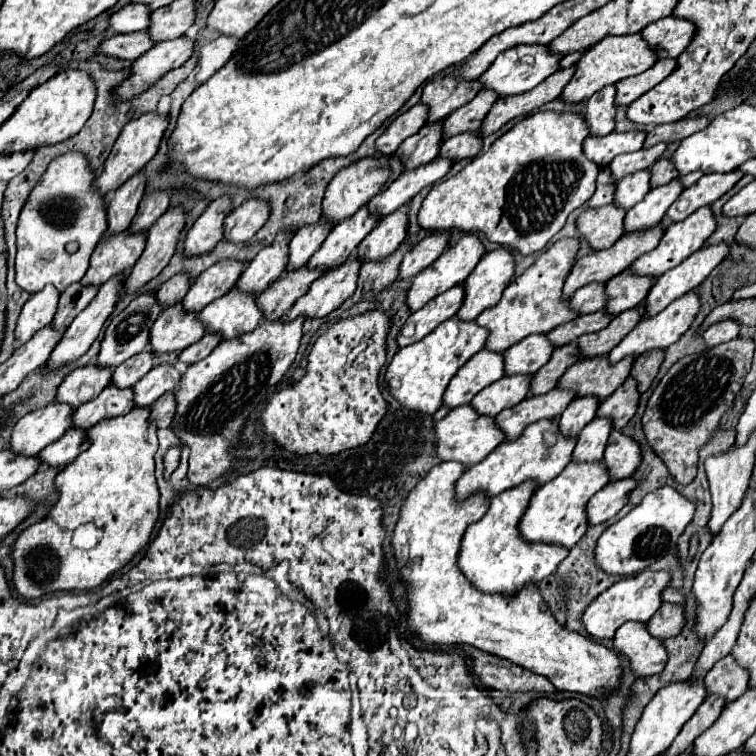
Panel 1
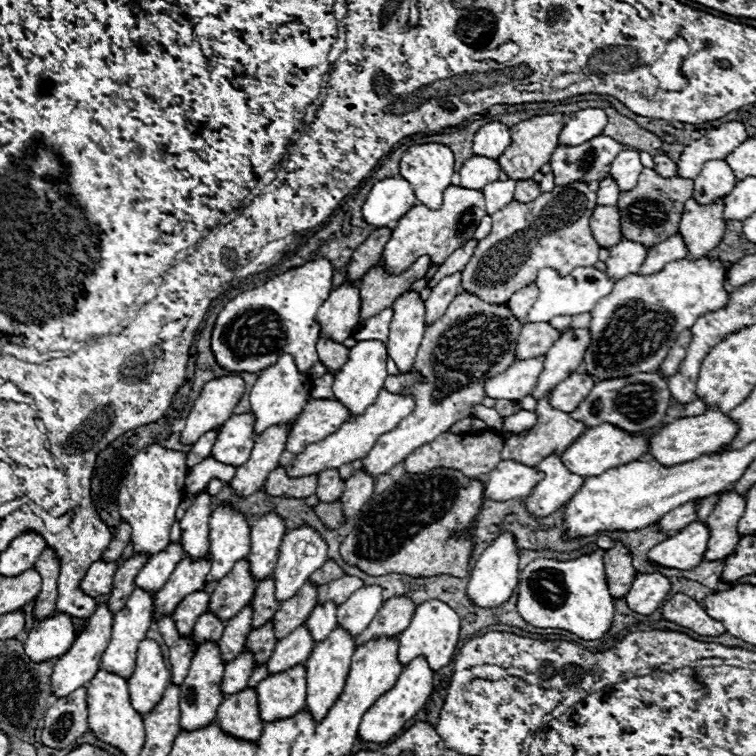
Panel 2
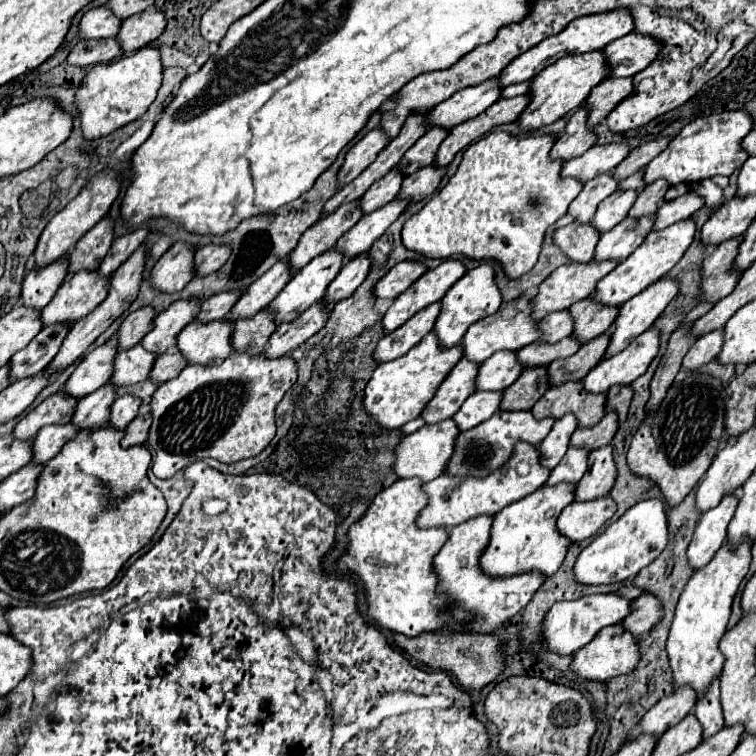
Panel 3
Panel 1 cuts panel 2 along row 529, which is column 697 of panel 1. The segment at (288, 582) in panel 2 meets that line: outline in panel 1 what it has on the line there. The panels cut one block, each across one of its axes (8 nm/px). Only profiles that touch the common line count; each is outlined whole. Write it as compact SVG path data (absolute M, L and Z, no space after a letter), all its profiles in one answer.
M696 292L684 294L682 298L674 300L670 306L666 306L660 314L656 314L656 316L652 316L652 318L646 318L646 320L640 320L640 322L634 326L634 330L608 354L608 362L610 362L610 364L616 364L616 362L624 360L626 356L638 358L638 356L642 356L642 354L648 352L648 350L656 350L656 348L662 348L662 350L664 350L664 348L672 346L672 344L674 344L676 340L680 340L680 336L690 328L690 324L692 324L692 320L694 320L694 316L698 314L698 310L700 310L698 294L696 294Z

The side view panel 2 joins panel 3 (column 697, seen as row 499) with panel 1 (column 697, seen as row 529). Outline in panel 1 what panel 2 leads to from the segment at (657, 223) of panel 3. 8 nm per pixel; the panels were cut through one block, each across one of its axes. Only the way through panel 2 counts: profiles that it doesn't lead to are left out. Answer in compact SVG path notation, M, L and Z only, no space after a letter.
M726 172L726 174L706 174L696 184L686 188L670 206L668 218L672 222L688 218L694 210L702 206L710 206L714 200L718 200L722 194L726 194L738 180L742 178L742 172Z

